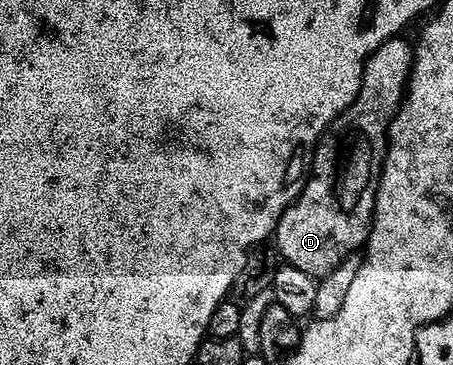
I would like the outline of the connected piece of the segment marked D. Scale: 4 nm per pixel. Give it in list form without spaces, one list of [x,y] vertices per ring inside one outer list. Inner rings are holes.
[[[396,38],[385,41],[381,46],[377,46],[377,50],[373,50],[373,54],[363,64],[363,81],[359,87],[359,93],[341,115],[331,124],[331,127],[324,132],[319,139],[319,143],[315,145],[315,154],[311,157],[311,170],[307,178],[306,184],[303,185],[301,194],[291,205],[285,210],[285,214],[281,214],[279,225],[273,233],[273,244],[277,249],[278,255],[282,257],[286,263],[303,270],[305,274],[309,274],[314,278],[322,278],[330,274],[336,266],[351,252],[359,252],[367,243],[367,236],[371,233],[371,215],[375,212],[375,192],[379,188],[379,176],[383,172],[383,160],[387,157],[387,130],[391,126],[391,120],[399,111],[399,106],[403,102],[403,97],[407,91],[407,81],[411,78],[411,67],[415,61],[415,49],[412,41],[403,40],[404,38]]]

